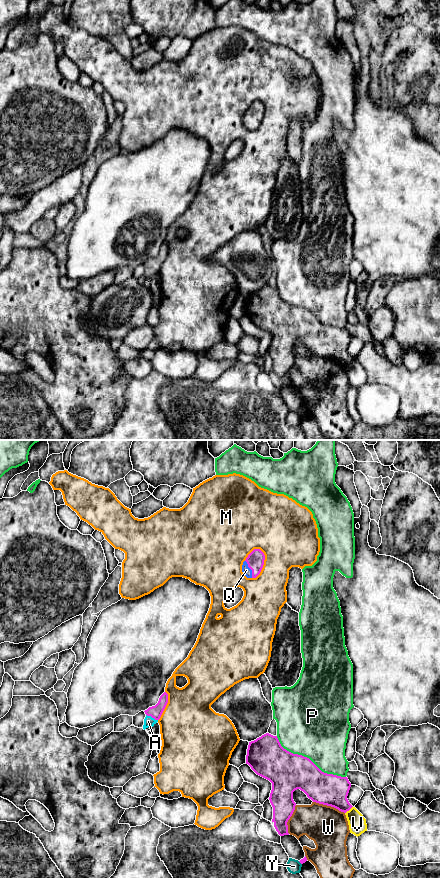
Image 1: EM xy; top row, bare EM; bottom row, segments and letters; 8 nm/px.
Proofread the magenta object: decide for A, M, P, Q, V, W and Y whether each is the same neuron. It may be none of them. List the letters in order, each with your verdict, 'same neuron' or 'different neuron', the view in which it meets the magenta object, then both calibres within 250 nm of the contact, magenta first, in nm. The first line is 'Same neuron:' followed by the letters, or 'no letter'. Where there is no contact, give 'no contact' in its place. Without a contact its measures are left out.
Same neuron: A, Q
A: same neuron | xy | 100/80 nm
M: different neuron | xy | 140/400 nm
P: different neuron | xy | 320/500 nm
Q: same neuron | xy | 140/70 nm
V: different neuron | xy | 260/140 nm
W: different neuron | xy | 260/320 nm
Y: different neuron | xy | 40/110 nm

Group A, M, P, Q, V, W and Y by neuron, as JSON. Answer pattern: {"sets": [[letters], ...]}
{"sets": [["A", "Q"], ["M"], ["P"], ["V"], ["W"], ["Y"]]}

